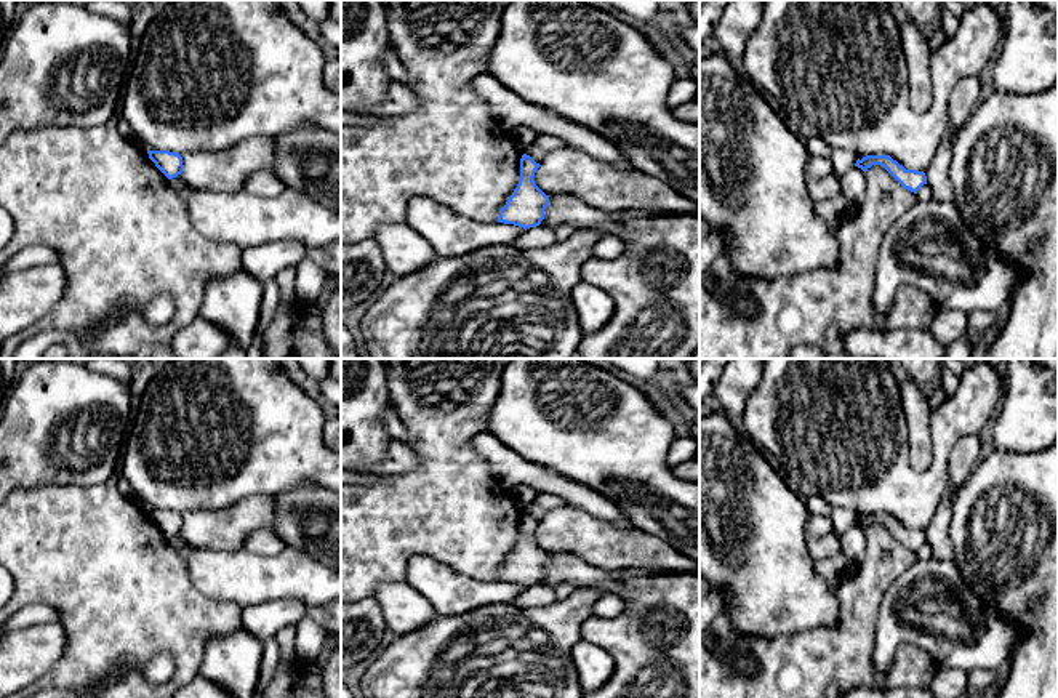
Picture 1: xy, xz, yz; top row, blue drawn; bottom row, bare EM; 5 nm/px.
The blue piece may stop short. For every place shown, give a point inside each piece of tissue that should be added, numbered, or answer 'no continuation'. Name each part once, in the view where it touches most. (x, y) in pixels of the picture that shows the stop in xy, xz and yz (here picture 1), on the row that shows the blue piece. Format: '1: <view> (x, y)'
no continuation

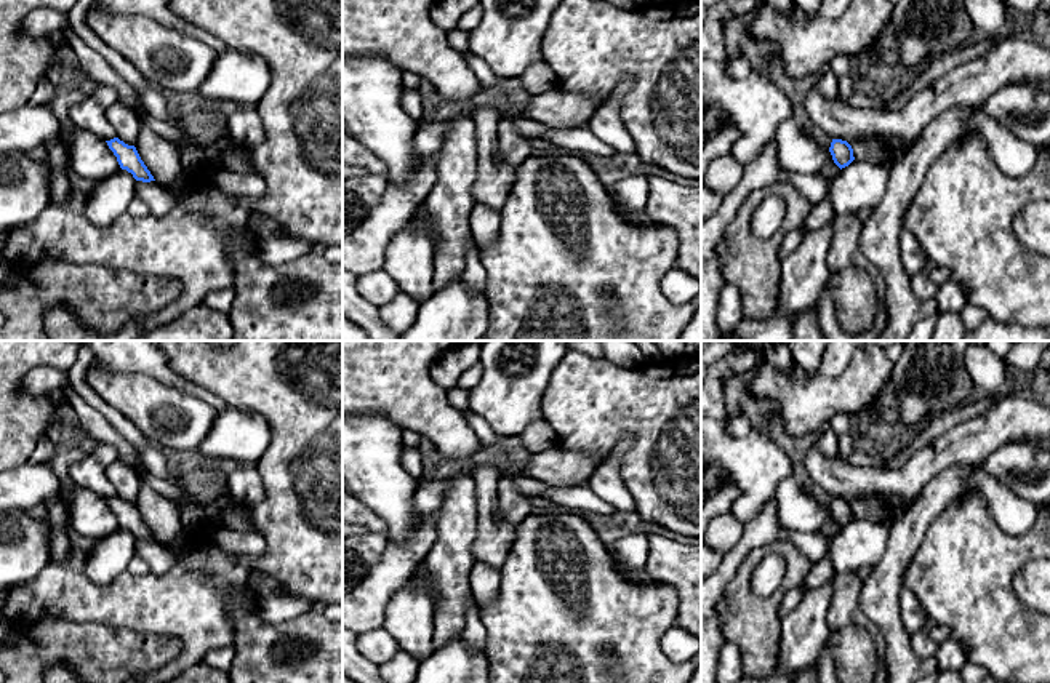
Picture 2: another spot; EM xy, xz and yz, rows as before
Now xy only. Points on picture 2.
no continuation

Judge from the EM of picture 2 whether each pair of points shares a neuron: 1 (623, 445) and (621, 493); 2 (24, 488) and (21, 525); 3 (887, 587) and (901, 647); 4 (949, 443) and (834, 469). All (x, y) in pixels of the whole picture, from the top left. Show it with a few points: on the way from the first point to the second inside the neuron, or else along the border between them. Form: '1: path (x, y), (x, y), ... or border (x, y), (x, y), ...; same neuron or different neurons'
1: path (615, 456), (612, 461), (612, 482); same neuron
2: border (24, 507), (16, 511); different neurons
3: path (887, 602), (887, 621), (893, 632); same neuron
4: path (921, 469), (909, 480), (863, 480); same neuron

